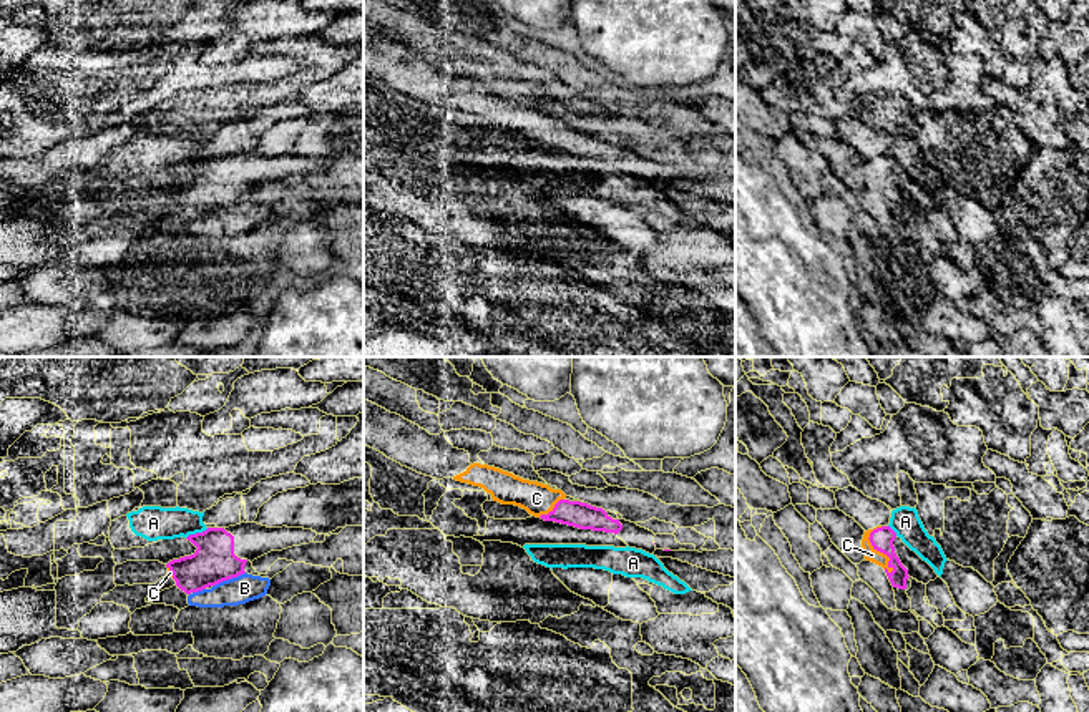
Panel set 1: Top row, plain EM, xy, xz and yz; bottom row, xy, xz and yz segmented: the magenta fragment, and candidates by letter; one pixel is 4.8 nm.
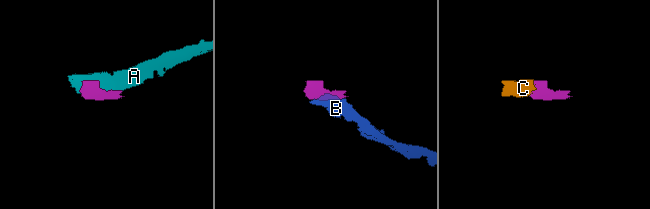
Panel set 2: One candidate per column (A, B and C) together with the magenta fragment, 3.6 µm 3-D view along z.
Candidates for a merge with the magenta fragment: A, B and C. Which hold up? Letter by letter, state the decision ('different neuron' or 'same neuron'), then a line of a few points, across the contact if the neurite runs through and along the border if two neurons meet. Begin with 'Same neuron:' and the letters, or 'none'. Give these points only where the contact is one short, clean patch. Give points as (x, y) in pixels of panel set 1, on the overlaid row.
Same neuron: C
A: different neuron; line xy (208, 528), (186, 538)
B: different neuron
C: same neuron; line yz (882, 538), (879, 550), (872, 555)

